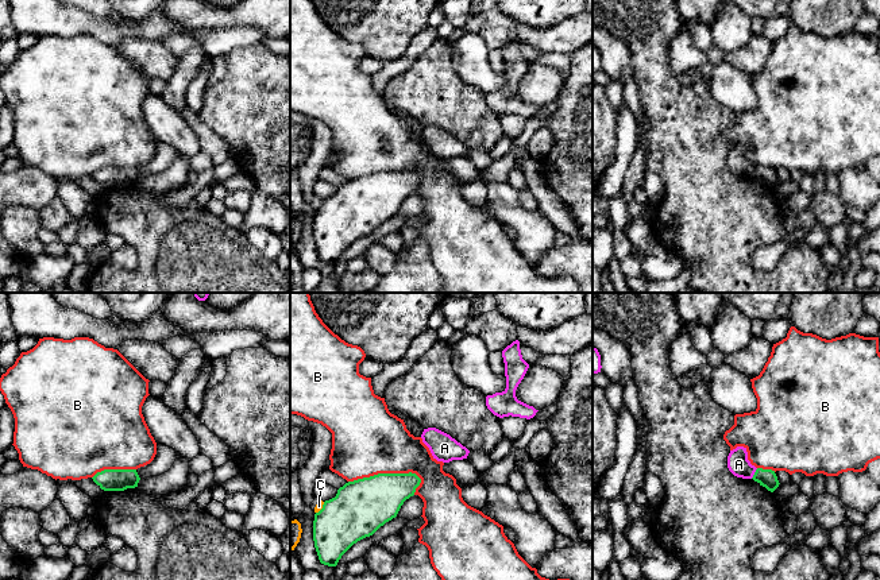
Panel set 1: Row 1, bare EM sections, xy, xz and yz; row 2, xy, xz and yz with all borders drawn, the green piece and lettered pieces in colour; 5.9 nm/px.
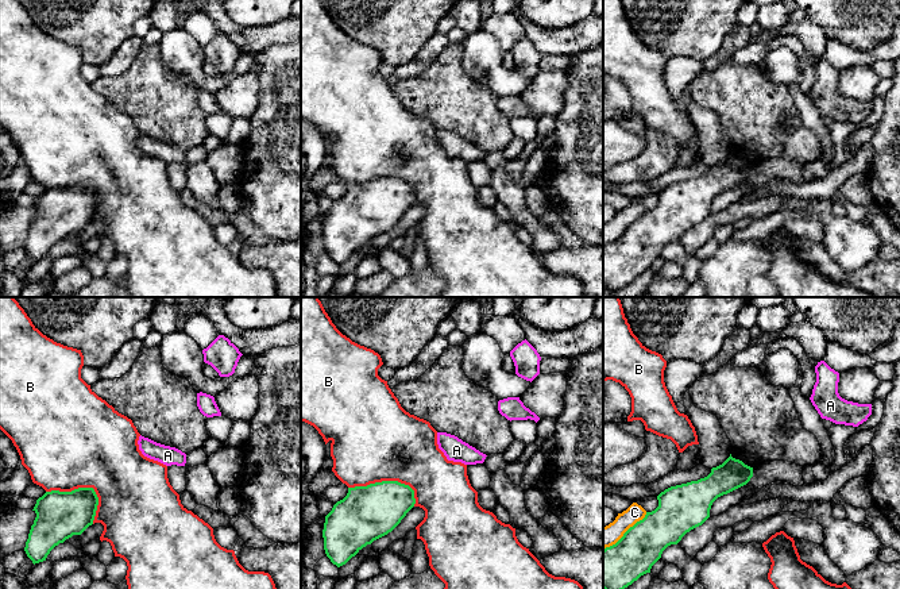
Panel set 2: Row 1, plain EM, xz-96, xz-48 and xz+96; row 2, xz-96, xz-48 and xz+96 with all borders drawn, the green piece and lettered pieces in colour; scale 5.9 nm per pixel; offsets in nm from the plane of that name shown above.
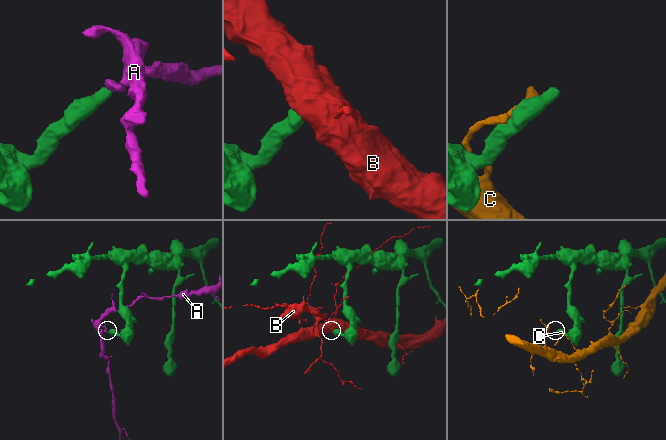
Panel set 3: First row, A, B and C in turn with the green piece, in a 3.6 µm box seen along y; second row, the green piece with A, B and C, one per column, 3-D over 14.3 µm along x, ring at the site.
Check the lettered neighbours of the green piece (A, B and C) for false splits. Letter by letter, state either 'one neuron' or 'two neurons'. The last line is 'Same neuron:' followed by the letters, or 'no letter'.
A: two neurons
B: two neurons
C: two neurons
Same neuron: no letter

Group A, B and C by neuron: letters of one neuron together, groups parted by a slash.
A / B / C

